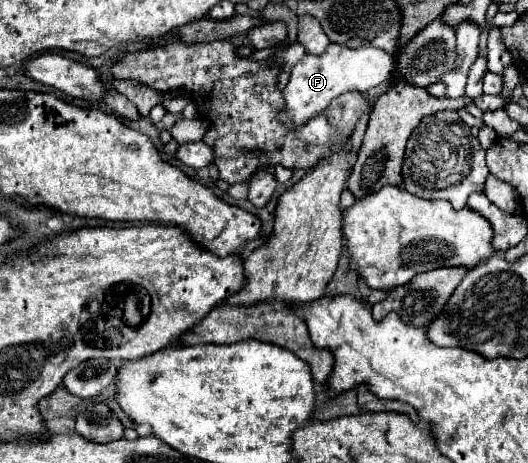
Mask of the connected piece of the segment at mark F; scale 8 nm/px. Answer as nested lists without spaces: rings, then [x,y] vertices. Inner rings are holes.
[[[329,44],[329,48],[321,56],[309,56],[305,54],[291,70],[287,86],[281,90],[285,106],[279,110],[277,120],[285,124],[289,130],[297,130],[303,124],[307,124],[313,116],[319,116],[325,112],[325,108],[331,104],[335,96],[341,96],[343,92],[369,92],[369,88],[381,86],[393,70],[393,58],[379,50],[379,48],[357,48],[351,50],[347,46]]]

